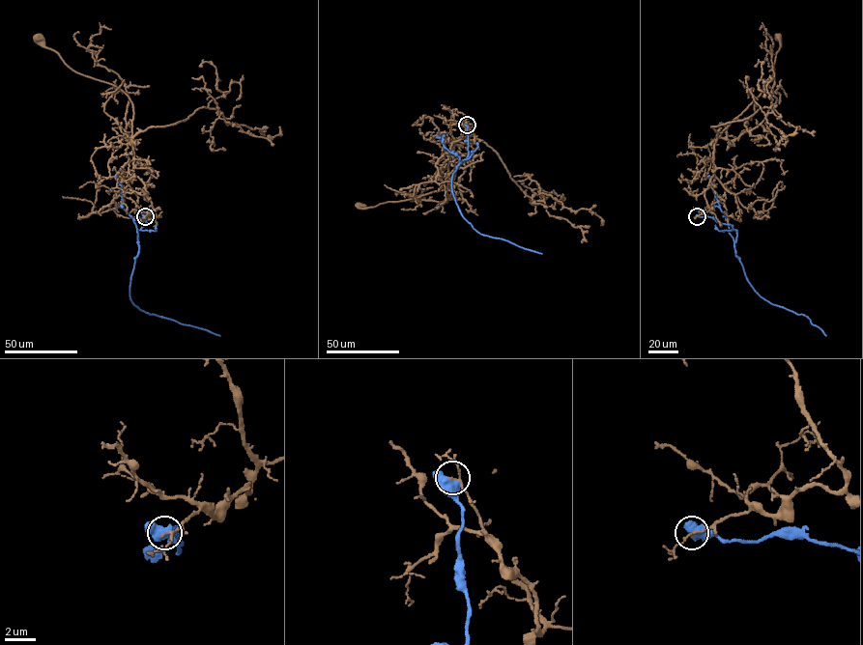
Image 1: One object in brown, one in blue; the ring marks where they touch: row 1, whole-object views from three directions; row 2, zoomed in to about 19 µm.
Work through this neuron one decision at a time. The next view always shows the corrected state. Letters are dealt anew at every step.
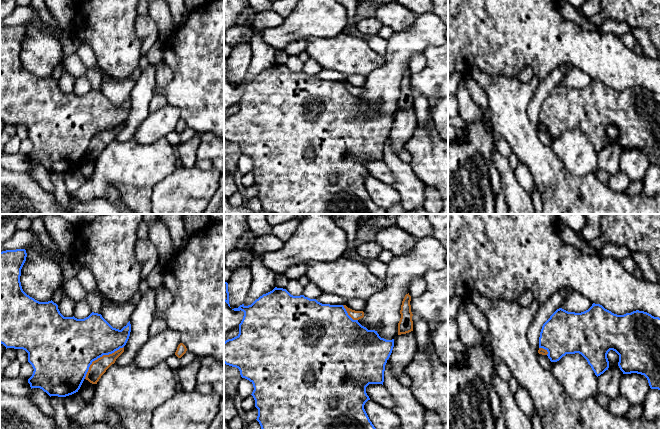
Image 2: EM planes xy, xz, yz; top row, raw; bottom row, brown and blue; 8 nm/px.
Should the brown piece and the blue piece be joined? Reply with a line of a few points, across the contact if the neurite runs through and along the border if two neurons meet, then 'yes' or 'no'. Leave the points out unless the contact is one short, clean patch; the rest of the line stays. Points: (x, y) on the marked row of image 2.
no

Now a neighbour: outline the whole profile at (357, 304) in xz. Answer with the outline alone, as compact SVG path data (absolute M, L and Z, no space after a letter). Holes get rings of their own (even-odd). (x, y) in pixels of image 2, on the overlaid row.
M352 298L347 300L345 305L352 310L363 311L366 305L366 300L360 298Z

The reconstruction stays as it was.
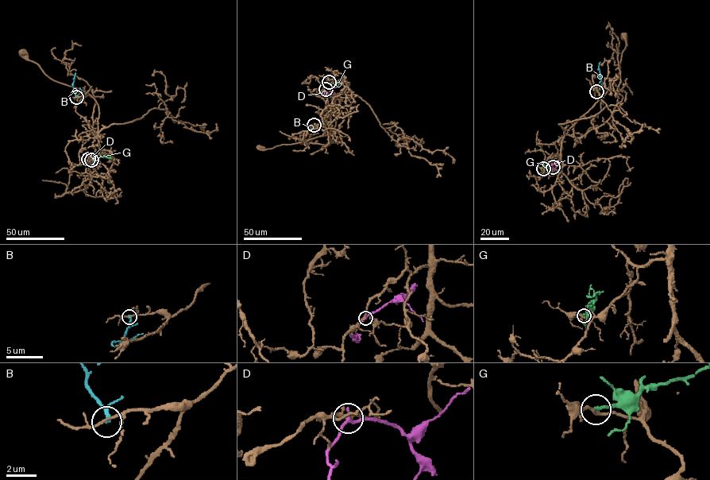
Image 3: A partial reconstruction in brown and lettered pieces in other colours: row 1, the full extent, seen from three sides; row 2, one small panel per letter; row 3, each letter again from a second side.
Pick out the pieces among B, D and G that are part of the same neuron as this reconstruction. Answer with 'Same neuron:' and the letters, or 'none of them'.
Same neuron: none of them

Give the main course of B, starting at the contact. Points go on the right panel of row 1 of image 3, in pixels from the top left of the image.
B: (596, 91), (602, 85), (599, 68), (600, 62)

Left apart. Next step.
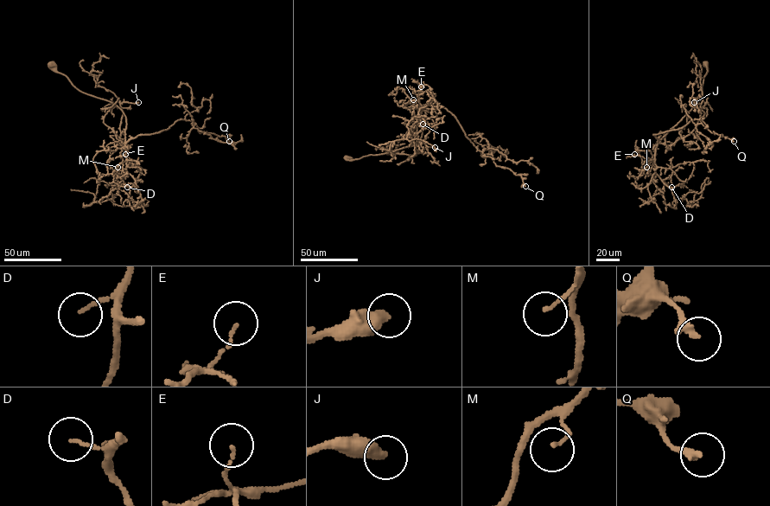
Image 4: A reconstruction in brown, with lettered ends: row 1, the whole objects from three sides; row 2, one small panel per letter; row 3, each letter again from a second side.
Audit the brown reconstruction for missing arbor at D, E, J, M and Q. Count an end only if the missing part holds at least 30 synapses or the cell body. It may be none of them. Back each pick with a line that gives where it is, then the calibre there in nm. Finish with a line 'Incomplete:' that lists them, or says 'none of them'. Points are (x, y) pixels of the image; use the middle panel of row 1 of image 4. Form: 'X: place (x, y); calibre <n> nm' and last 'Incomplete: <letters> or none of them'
J: place (435, 147); calibre 500 nm
Incomplete: J

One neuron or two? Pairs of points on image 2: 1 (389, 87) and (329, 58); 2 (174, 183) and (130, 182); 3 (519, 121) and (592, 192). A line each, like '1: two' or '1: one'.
1: two
2: two
3: one

